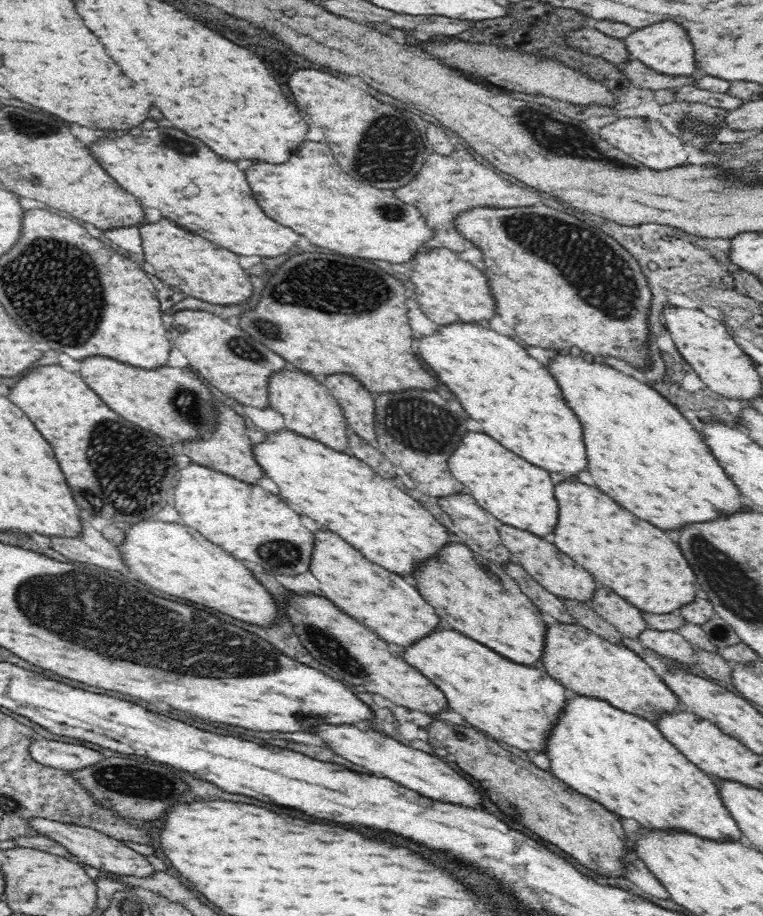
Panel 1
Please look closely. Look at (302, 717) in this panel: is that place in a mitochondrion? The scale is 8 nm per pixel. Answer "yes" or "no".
no

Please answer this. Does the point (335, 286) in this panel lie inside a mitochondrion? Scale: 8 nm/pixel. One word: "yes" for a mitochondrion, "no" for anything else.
yes

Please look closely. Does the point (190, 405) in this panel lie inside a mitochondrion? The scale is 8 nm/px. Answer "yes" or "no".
yes

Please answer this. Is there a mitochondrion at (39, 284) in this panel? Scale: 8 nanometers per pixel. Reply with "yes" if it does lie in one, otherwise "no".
yes

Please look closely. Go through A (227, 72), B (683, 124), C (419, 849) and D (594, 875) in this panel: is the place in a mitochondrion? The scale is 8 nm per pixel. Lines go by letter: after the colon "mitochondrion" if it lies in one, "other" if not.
A: other
B: other
C: other
D: other

